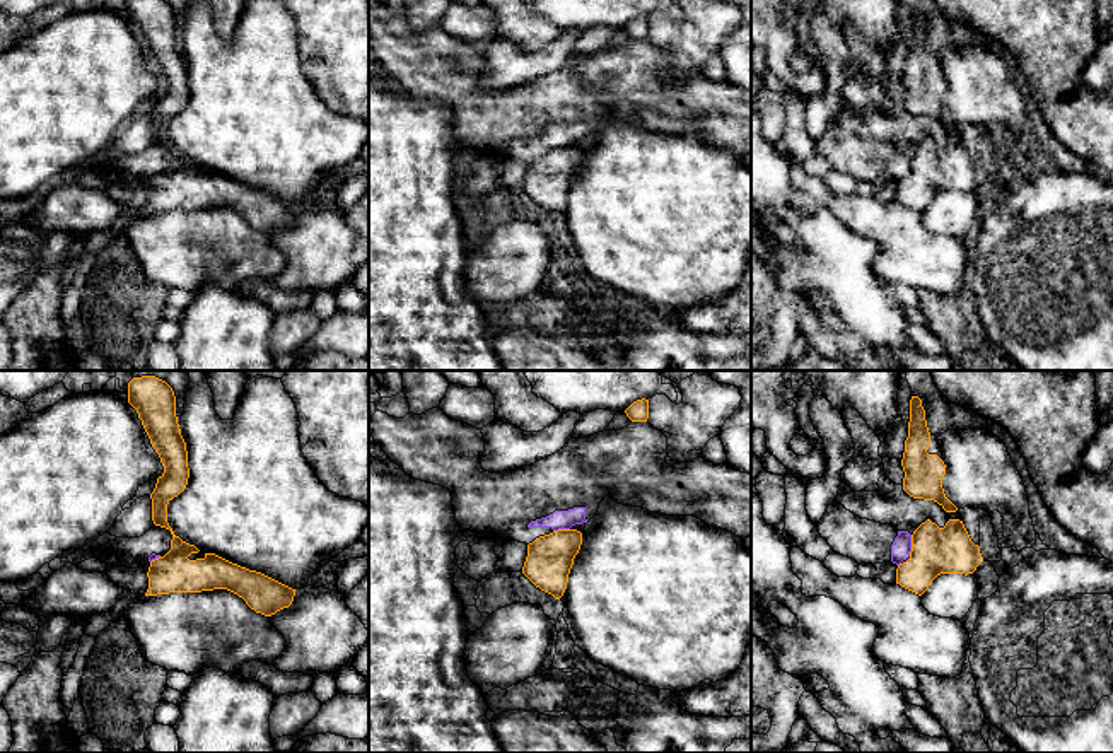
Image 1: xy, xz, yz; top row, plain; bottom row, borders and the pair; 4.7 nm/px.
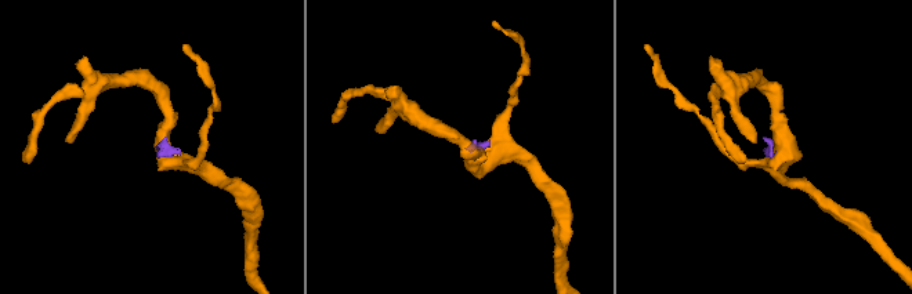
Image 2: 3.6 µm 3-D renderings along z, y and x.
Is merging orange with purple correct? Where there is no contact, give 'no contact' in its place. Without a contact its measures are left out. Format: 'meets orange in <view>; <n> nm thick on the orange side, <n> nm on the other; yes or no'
meets orange in yz; 220 nm thick on the orange side, 100 nm on the other; no

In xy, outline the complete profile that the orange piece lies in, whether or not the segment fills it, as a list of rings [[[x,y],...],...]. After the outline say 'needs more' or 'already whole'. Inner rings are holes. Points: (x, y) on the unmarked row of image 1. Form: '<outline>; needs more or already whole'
[[[128,0],[128,20],[137,27],[164,84],[150,111],[152,138],[172,152],[171,167],[143,184],[149,203],[142,213],[227,207],[265,234],[288,225],[295,207],[215,171],[205,171],[174,152],[167,140],[167,121],[186,106],[189,96],[174,9],[167,0]]]; needs more

